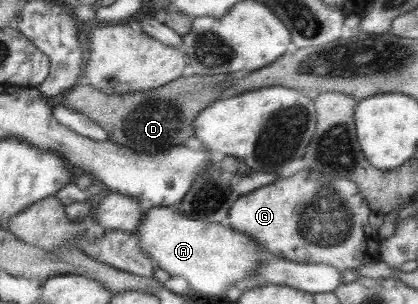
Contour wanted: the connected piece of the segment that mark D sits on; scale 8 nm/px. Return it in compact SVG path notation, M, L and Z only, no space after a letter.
M192 75L177 78L168 84L153 88L152 90L126 94L100 92L97 88L92 88L87 83L81 82L69 89L57 101L61 102L66 108L83 114L83 116L92 120L94 124L98 124L98 127L106 130L109 134L109 140L114 142L114 144L131 148L139 153L147 153L152 150L164 150L176 145L193 143L194 120L198 117L198 113L204 107L214 102L218 96L214 92L214 90L219 88L216 80L216 76Z

